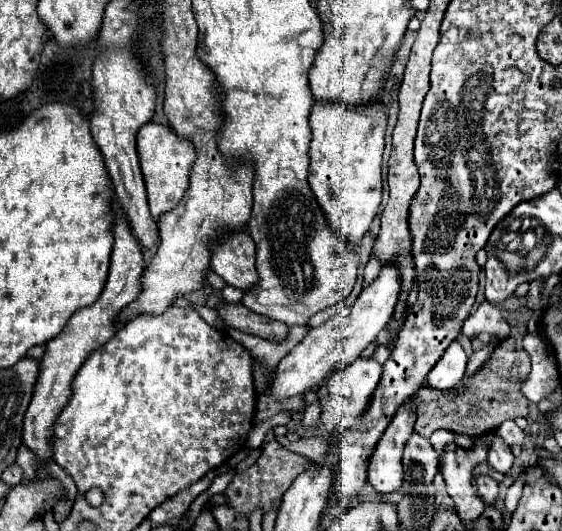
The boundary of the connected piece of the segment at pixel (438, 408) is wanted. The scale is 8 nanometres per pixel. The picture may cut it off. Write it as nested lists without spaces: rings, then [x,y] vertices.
[[[501,341],[475,375],[465,375],[461,379],[463,393],[455,395],[453,399],[439,399],[433,403],[413,405],[413,411],[417,413],[415,431],[419,431],[421,437],[429,437],[437,429],[479,437],[487,431],[493,431],[507,419],[527,417],[529,401],[521,393],[521,383],[527,377],[527,373],[529,373],[527,351],[517,351],[515,341]]]

